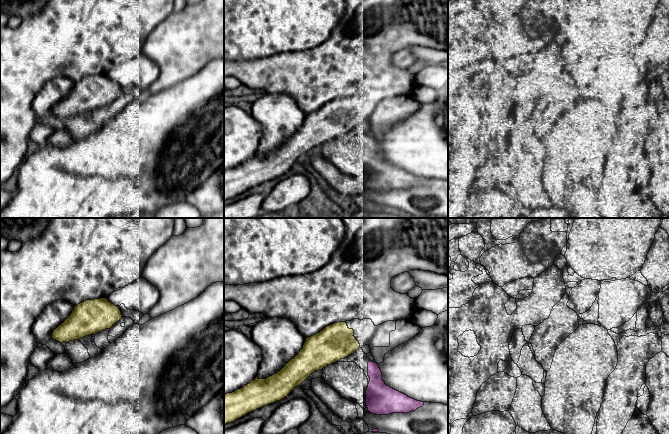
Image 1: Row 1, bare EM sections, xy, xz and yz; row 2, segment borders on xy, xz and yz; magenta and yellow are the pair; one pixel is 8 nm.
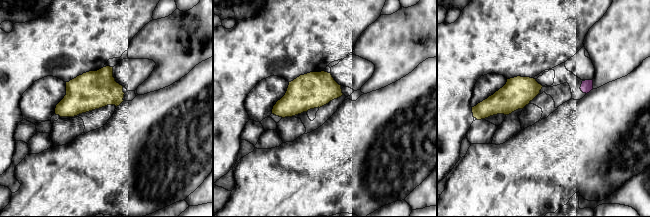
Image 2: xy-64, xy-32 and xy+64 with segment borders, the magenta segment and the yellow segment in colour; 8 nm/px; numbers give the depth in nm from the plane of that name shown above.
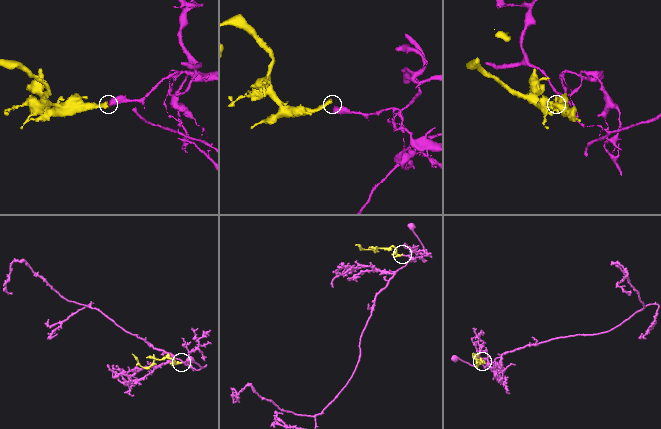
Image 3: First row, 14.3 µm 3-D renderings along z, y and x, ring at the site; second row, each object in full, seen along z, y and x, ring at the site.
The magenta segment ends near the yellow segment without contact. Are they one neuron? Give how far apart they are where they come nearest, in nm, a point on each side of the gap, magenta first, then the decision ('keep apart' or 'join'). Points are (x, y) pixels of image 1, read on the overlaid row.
gap 140 nm; span xz (369, 361), (357, 349); keep apart

